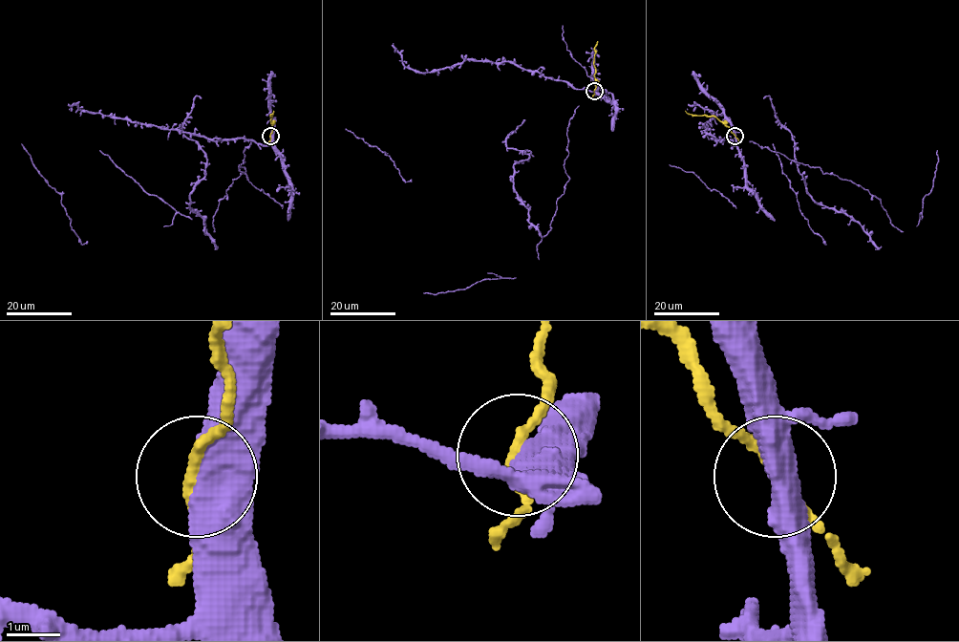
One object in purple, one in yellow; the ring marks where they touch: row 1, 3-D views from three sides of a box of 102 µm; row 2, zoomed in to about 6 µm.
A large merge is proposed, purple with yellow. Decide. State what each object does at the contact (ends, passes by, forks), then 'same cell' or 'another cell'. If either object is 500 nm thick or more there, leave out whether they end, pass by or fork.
same cell

